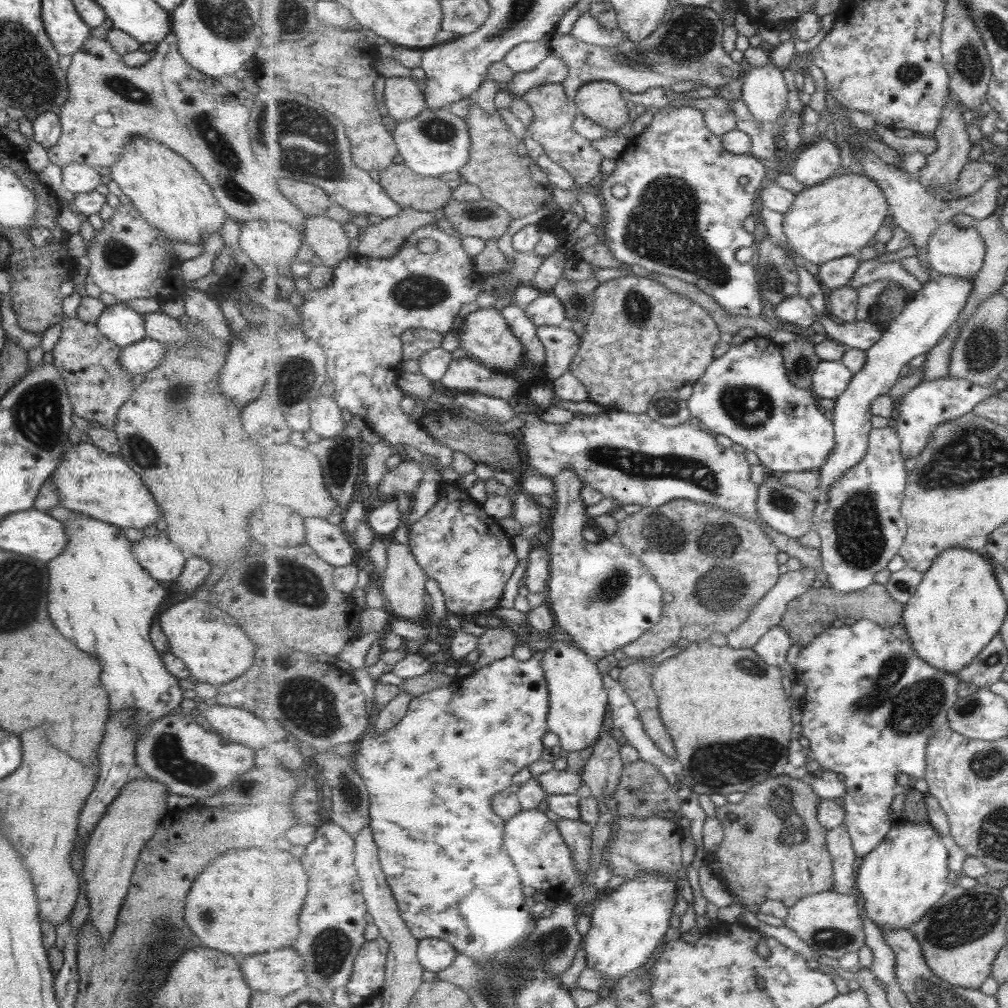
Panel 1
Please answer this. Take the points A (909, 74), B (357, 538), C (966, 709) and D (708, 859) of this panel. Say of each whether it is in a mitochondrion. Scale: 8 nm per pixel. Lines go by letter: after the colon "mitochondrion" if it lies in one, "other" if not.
A: mitochondrion
B: other
C: mitochondrion
D: other

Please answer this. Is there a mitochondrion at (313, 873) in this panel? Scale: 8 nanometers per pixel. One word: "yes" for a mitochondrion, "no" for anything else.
no

